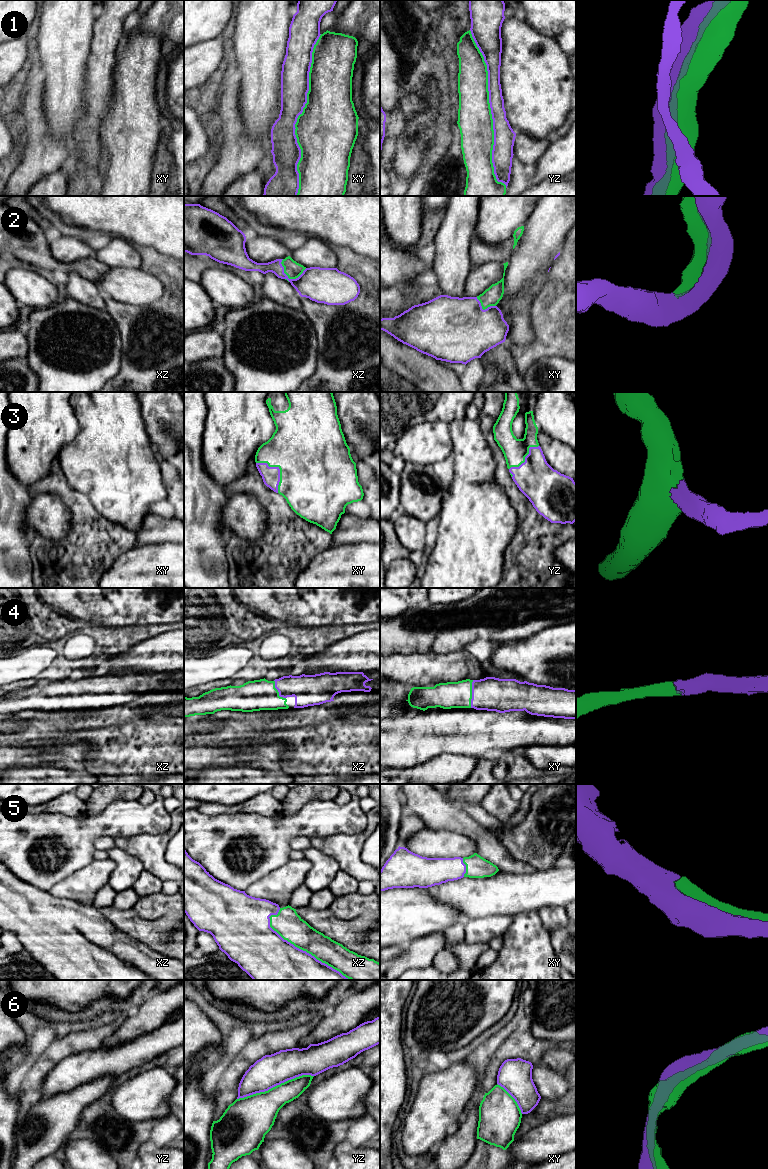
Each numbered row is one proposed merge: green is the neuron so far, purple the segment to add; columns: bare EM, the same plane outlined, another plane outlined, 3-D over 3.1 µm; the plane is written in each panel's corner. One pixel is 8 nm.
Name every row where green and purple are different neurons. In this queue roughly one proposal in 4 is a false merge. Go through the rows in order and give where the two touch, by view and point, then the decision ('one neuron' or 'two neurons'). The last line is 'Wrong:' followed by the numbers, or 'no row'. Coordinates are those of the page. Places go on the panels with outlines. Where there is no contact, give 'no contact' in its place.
1: contact xy (299, 115); one neuron
2: contact xz (290, 278); one neuron
3: contact xy (279, 468); one neuron
4: contact xy (471, 694); one neuron
5: contact xz (306, 951); one neuron
6: contact yz (275, 1086); two neurons
Wrong: 6

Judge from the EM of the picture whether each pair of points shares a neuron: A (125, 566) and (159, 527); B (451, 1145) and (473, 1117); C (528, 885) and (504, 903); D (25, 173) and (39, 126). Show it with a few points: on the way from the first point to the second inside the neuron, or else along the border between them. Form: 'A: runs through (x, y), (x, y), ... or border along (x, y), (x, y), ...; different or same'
A: border along (167, 542), (136, 546); different
B: runs through (458, 1138), (467, 1129), (468, 1124); same
C: runs through (522, 891), (514, 893), (510, 897); same
D: runs through (37, 161), (37, 138); same

